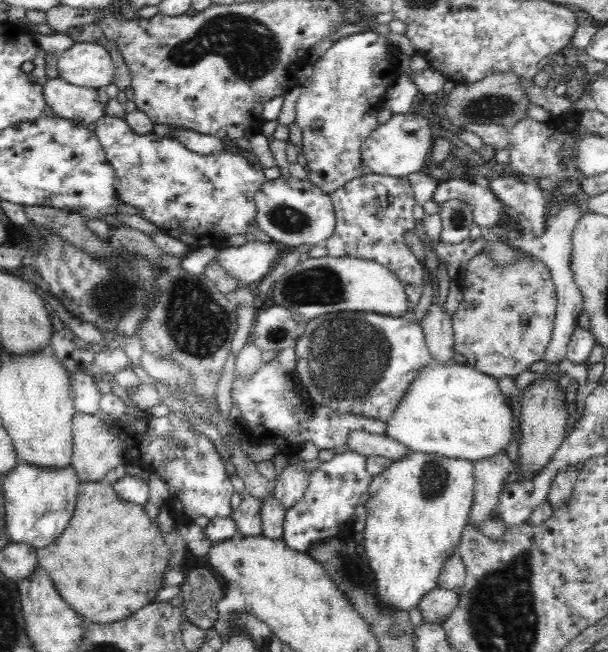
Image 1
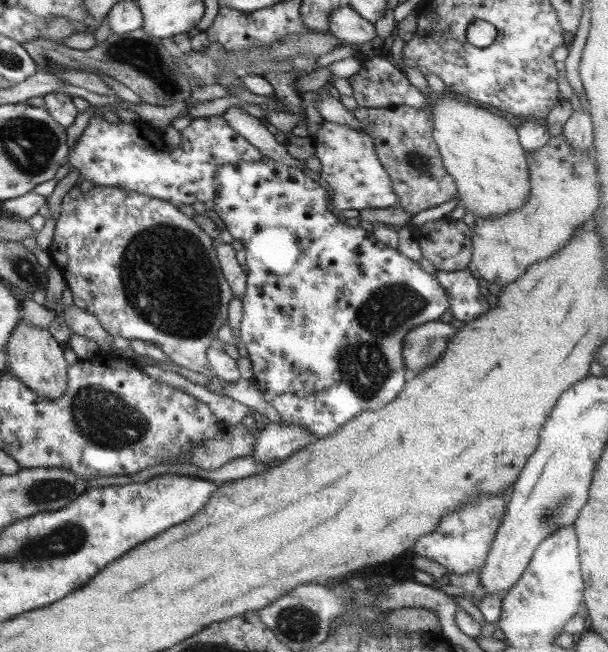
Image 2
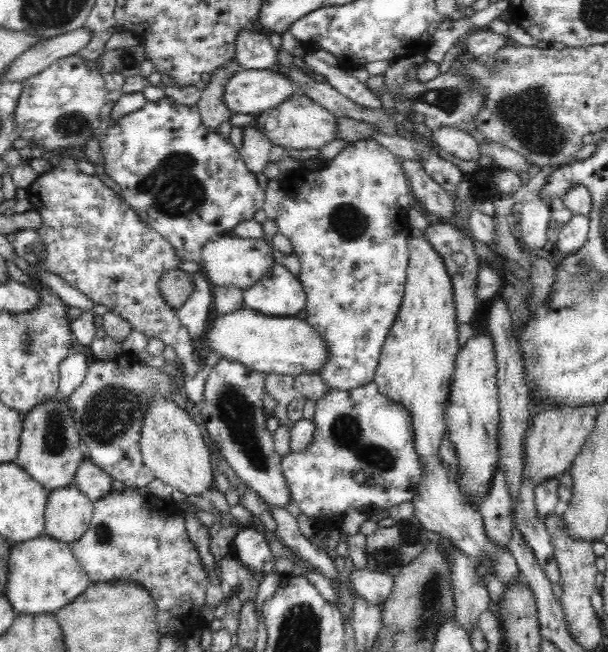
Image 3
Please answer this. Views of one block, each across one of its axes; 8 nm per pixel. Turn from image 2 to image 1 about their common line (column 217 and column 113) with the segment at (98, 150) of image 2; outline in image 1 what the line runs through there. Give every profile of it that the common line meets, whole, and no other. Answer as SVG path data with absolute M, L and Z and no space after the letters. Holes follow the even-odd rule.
M108 114L96 122L93 133L118 176L116 191L120 202L143 210L140 216L154 222L168 236L184 242L190 250L220 246L226 236L244 235L248 223L255 218L255 192L264 184L266 178L261 166L250 164L242 155L220 152L221 154L211 156L198 156L186 150L176 138L162 138L157 136L156 132L140 136L131 130L122 117L116 118Z

